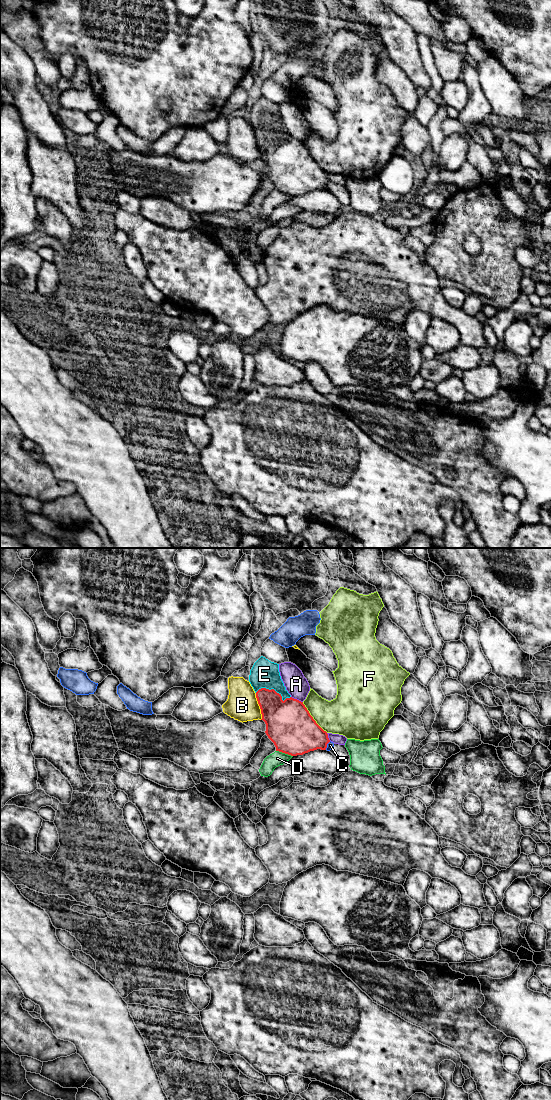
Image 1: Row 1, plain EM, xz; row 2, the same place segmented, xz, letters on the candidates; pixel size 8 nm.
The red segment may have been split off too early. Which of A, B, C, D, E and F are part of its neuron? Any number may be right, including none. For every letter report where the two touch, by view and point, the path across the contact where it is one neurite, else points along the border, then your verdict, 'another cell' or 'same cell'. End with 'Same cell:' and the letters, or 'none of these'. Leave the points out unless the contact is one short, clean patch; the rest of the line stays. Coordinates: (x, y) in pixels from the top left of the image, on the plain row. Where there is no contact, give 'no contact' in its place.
A: contact xz (296, 139); another cell
B: contact xz (259, 145); another cell
C: contact xz (326, 185); another cell
D: contact xz (284, 192); another cell
E: contact xz (273, 129); way xz (282, 158), (273, 129), (266, 122), (264, 114); same cell
F: contact xz (312, 158); another cell
Same cell: E

